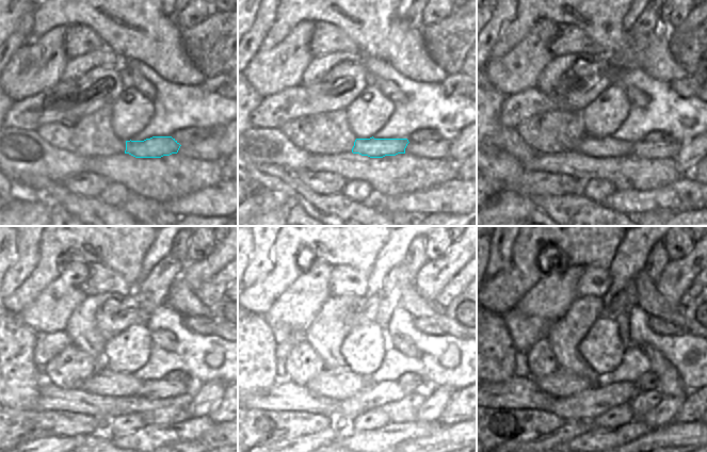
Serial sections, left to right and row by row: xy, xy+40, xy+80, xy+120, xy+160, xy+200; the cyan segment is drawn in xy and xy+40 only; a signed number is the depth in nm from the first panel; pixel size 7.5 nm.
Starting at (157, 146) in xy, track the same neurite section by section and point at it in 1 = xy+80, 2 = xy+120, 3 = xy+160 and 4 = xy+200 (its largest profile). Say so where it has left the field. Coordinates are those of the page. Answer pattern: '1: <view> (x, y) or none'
1: xy+80 (607, 147)
2: xy+120 (106, 383)
3: xy+160 (339, 384)
4: xy+200 (561, 383)

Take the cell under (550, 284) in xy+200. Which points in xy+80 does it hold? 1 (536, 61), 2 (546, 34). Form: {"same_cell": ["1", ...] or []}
{"same_cell": ["1", "2"]}

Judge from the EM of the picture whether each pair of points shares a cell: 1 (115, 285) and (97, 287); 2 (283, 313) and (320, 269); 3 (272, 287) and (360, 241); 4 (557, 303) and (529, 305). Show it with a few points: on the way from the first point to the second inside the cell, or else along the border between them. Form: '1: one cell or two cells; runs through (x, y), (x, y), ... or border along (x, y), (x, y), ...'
1: one cell; runs through (111, 285), (101, 285)
2: one cell; runs through (294, 302), (312, 284), (314, 279)
3: one cell; runs through (287, 260), (288, 252), (302, 238), (334, 238)
4: one cell; runs through (550, 303), (535, 303)

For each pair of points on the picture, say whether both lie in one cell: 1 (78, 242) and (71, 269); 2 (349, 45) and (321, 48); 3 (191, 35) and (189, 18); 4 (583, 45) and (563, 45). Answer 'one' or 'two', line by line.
1: two
2: one
3: two
4: one

